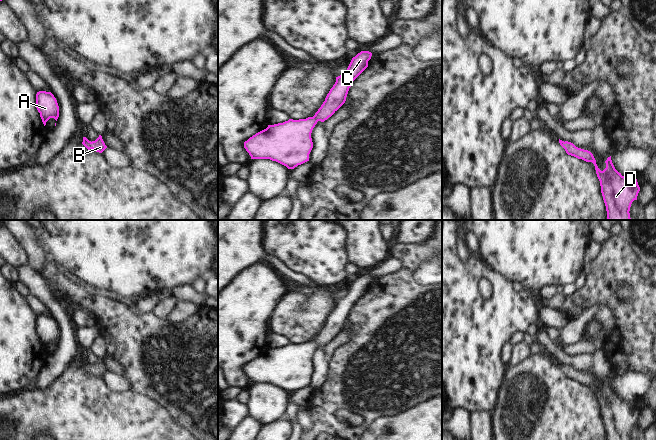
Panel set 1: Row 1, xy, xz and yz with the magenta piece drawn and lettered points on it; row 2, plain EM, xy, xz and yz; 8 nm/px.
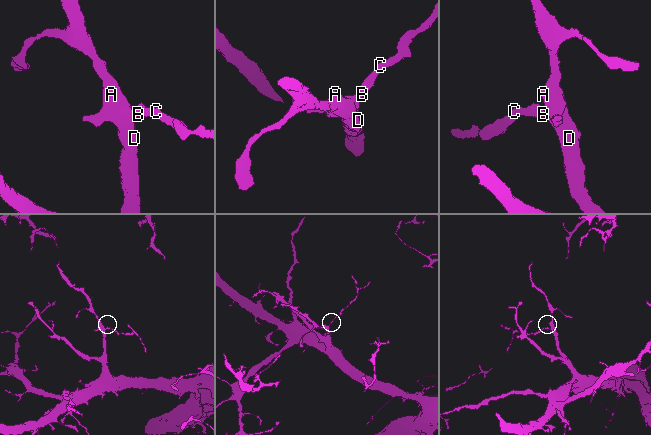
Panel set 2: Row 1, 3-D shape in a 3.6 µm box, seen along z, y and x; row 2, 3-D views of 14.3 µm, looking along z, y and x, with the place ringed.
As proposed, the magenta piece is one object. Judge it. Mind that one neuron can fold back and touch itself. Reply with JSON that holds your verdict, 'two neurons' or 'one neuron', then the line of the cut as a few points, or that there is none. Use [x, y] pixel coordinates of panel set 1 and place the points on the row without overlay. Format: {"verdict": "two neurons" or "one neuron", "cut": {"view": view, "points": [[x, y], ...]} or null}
{"verdict": "one neuron", "cut": null}

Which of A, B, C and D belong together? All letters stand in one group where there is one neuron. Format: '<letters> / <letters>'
A B C D

